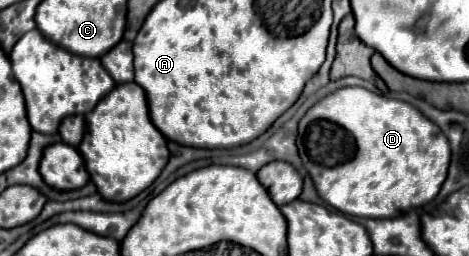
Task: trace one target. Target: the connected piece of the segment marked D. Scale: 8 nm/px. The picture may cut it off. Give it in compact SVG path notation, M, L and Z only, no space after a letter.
M359 86L339 88L317 102L299 122L297 148L319 196L343 214L365 218L395 218L411 208L429 204L447 178L451 156L449 142L445 134L441 134L441 128L415 106Z

